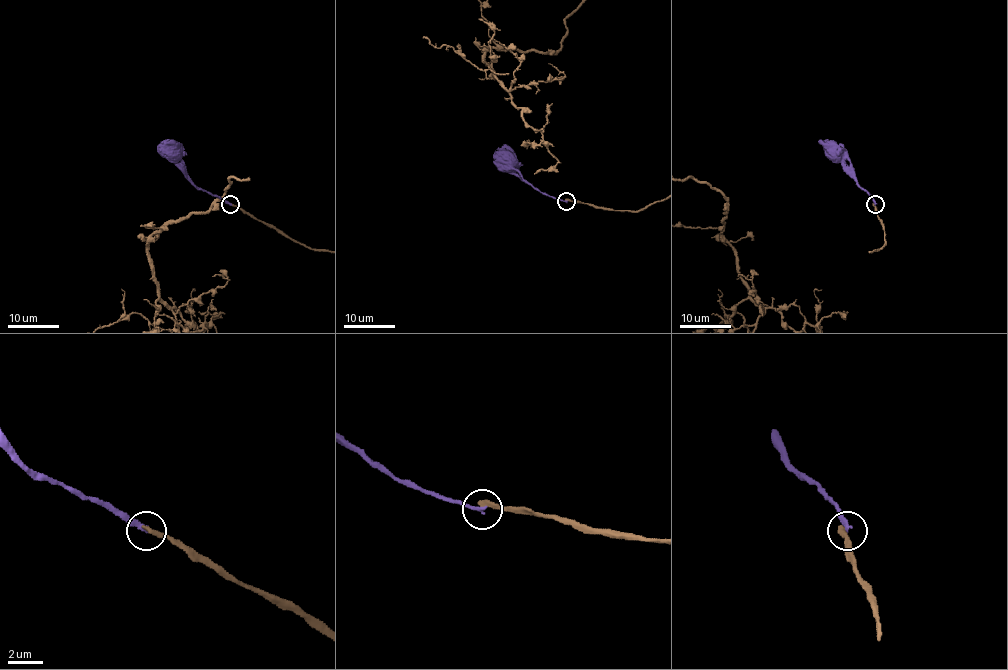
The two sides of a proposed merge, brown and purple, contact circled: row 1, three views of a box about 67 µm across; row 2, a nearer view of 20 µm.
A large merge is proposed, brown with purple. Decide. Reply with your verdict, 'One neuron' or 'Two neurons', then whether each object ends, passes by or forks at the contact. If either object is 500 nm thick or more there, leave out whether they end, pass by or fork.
Two neurons. At the ring brown ends. At the ring purple ends

